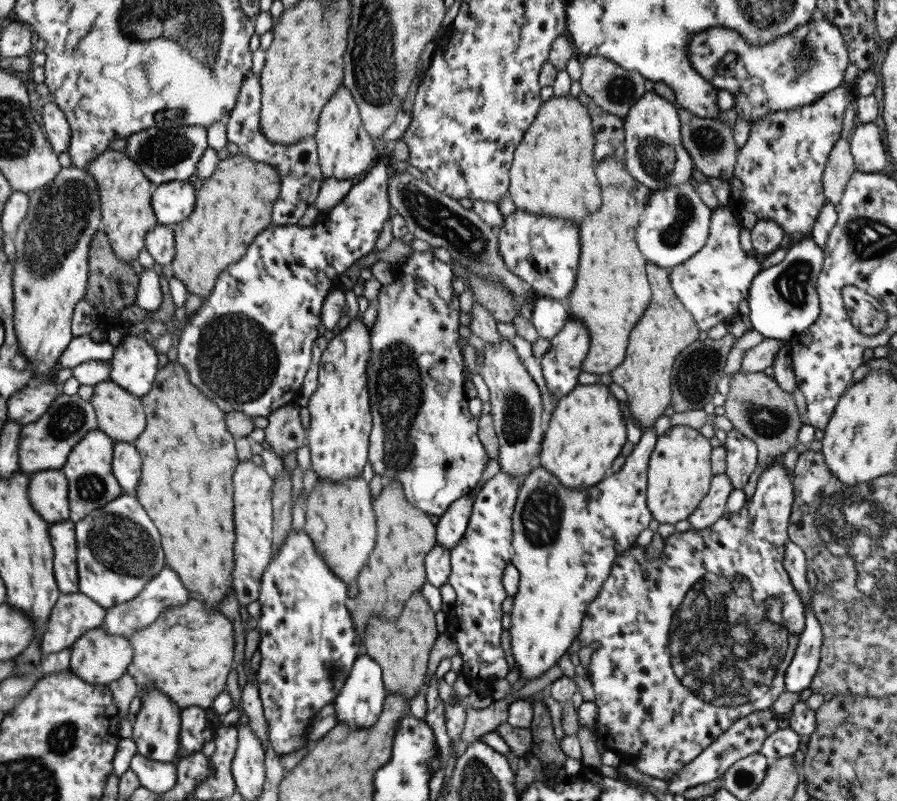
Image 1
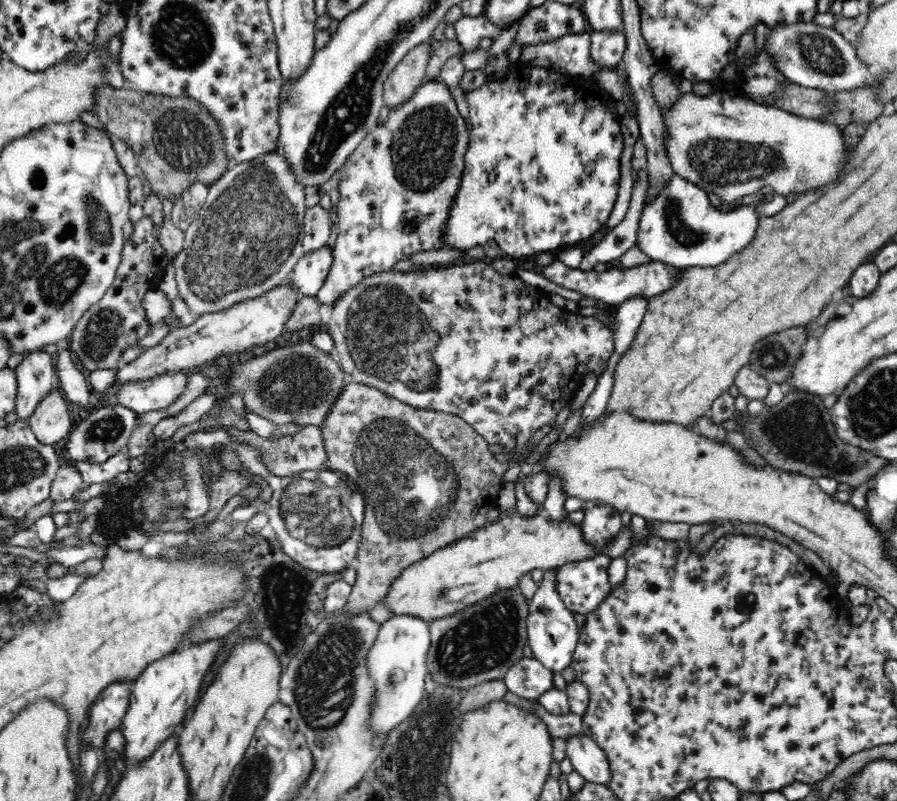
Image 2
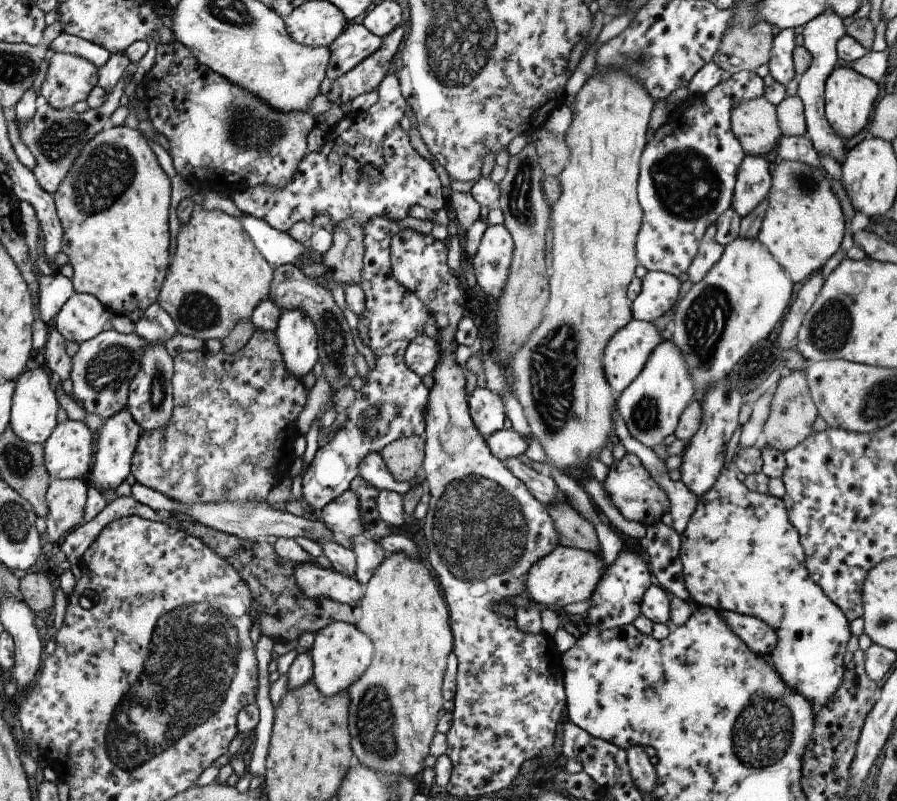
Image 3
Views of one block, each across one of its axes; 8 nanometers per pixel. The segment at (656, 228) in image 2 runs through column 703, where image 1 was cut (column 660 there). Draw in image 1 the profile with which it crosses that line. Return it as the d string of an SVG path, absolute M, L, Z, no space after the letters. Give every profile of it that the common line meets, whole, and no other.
M692 181L650 192L636 229L636 242L647 262L670 270L686 262L706 244L710 234L711 210L700 199L696 189Z

